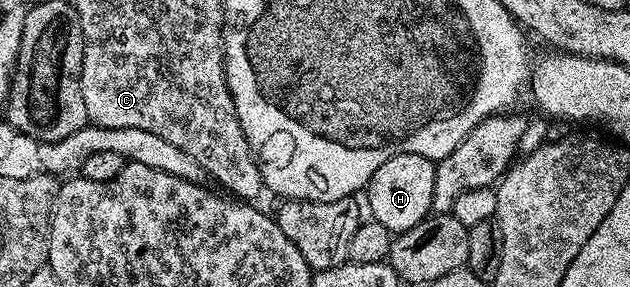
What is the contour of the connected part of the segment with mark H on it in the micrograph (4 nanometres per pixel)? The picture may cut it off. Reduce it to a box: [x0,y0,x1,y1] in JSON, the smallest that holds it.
[367,153,436,235]

